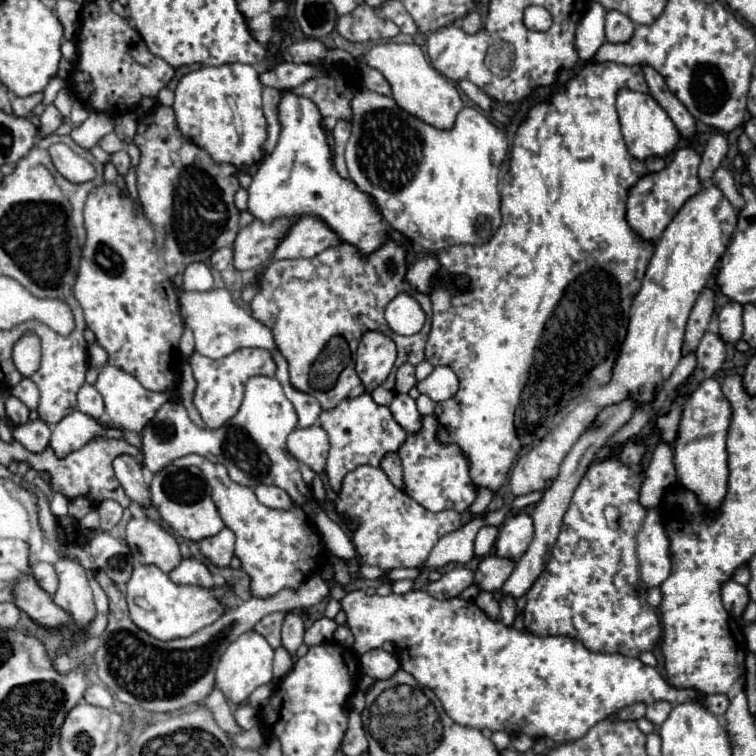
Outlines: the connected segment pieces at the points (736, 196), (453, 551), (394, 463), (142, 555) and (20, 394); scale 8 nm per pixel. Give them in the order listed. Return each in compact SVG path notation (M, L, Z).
M718 169L716 173L714 173L714 177L710 179L710 183L714 183L716 187L720 187L720 191L728 197L728 201L740 211L742 207L744 207L744 199L742 199L742 195L738 193L738 189L736 189L736 185L734 185L734 177L726 171L726 169Z
M502 511L486 513L484 517L474 517L470 523L466 523L462 529L448 533L438 541L438 545L432 549L426 567L442 567L446 563L468 563L474 557L474 539L482 525L500 525L504 519Z
M388 453L388 455L382 459L382 469L384 469L384 473L390 477L390 481L392 481L398 489L404 489L402 463L400 463L398 453Z
M148 517L130 519L126 527L126 541L134 561L156 565L164 573L170 573L182 561L176 539Z
M24 379L24 381L18 383L16 387L12 387L10 393L12 393L14 397L18 397L28 409L36 409L36 407L38 407L40 393L38 393L38 387L36 387L30 379Z

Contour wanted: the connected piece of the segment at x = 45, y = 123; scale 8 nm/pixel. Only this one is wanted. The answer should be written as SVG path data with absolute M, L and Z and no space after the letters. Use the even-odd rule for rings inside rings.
M48 105L46 111L40 115L40 137L46 137L58 129L58 125L64 121L60 111L54 105Z

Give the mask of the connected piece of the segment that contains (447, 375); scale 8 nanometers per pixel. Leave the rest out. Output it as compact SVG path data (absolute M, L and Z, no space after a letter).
M434 367L434 371L418 381L418 391L422 395L428 395L432 401L444 401L450 399L458 391L458 377L450 367Z

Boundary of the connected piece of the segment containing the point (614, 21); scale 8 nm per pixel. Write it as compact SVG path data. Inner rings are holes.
M608 11L606 15L606 39L610 43L624 43L632 37L634 23L620 11Z

